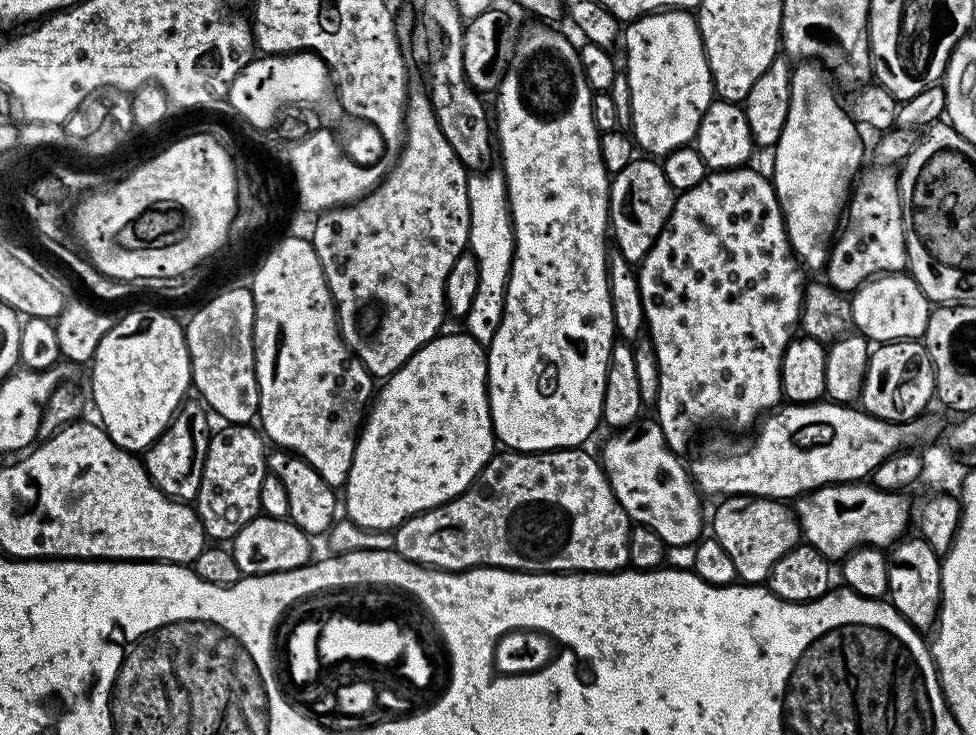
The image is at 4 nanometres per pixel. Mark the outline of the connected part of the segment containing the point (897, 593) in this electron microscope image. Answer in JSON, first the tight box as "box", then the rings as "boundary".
{"box":[887,538,942,630],"boundary":[[[922,538],[908,539],[901,539],[887,553],[887,599],[913,628],[917,630],[931,629],[936,624],[940,614],[940,566],[942,560],[938,553]]]}

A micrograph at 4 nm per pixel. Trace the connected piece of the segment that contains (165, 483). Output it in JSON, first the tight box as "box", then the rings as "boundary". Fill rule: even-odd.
{"box":[142,412,210,502],"boundary":[[[196,412],[193,416],[184,415],[177,414],[172,417],[168,429],[143,453],[142,463],[148,469],[149,478],[155,481],[167,496],[174,500],[192,502],[195,501],[200,489],[210,431],[208,432],[208,420],[202,413]]]}

